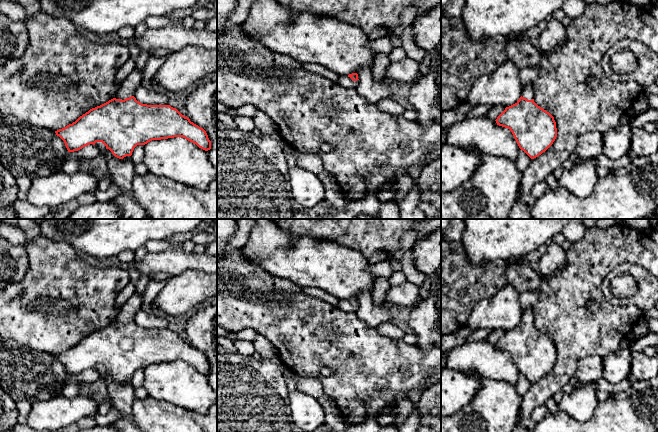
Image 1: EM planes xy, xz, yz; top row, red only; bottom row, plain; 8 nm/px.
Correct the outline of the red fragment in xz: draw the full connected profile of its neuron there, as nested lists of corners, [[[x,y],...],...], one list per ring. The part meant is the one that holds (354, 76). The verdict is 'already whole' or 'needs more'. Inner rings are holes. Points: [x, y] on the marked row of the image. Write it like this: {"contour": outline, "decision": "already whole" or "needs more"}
{"contour": [[[352,73],[352,74],[349,74],[348,76],[340,76],[337,83],[345,88],[356,89],[356,87],[359,84],[358,74]]], "decision": "needs more"}

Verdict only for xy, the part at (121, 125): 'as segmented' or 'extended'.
extended

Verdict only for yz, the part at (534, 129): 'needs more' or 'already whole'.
needs more

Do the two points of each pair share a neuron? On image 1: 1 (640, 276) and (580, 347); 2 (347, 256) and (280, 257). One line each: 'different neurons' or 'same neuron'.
1: different neurons
2: same neuron

